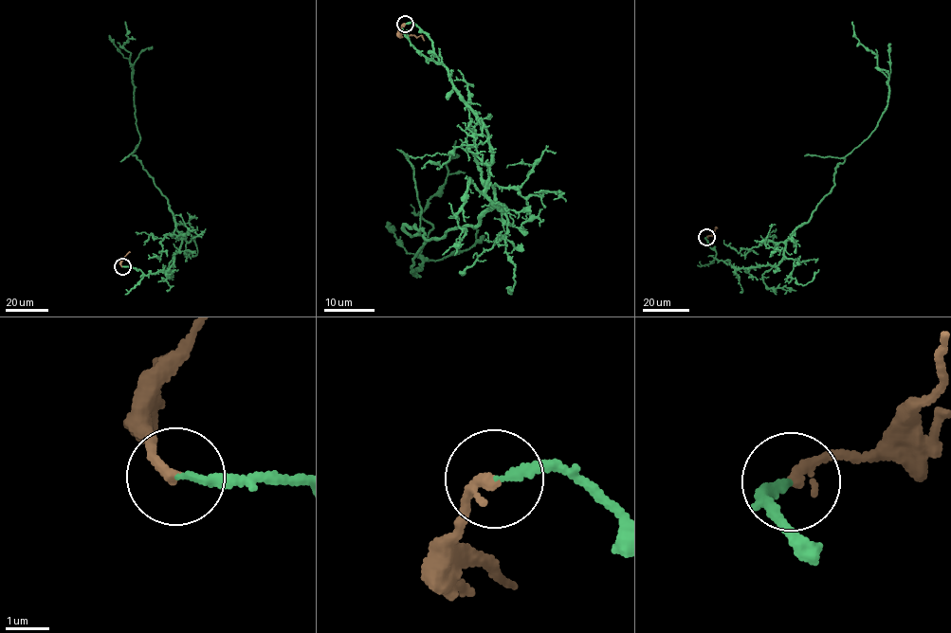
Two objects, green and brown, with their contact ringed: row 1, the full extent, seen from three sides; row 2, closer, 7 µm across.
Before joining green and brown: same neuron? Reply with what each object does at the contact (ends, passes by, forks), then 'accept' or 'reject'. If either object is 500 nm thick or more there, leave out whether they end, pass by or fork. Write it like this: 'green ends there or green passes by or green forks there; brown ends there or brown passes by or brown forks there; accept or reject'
green ends there; brown ends there; accept

